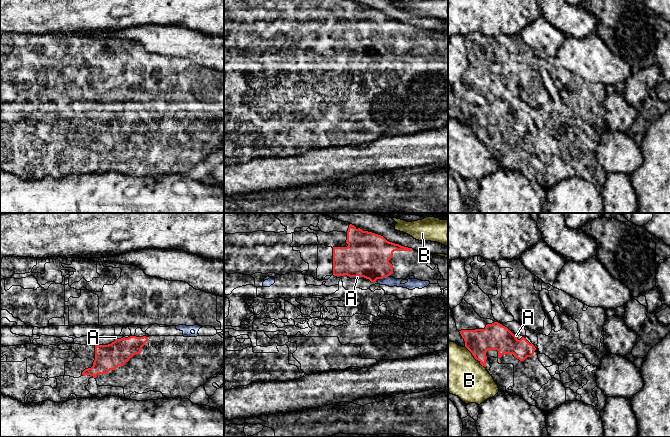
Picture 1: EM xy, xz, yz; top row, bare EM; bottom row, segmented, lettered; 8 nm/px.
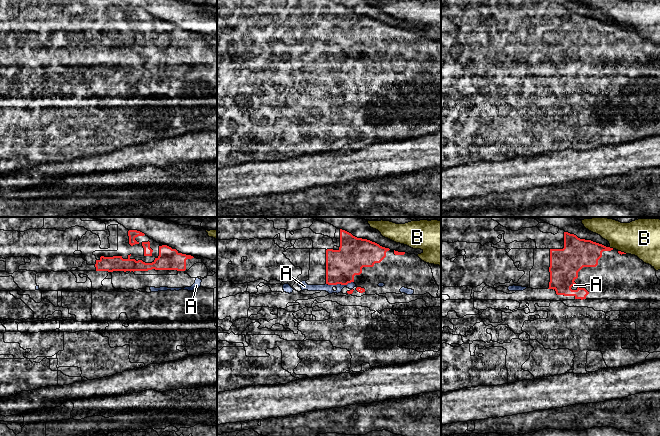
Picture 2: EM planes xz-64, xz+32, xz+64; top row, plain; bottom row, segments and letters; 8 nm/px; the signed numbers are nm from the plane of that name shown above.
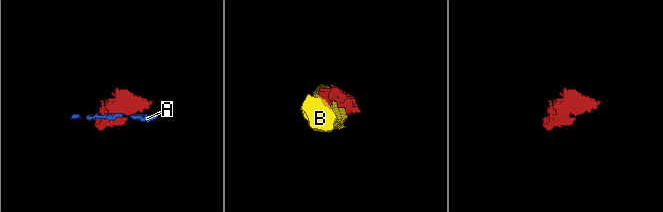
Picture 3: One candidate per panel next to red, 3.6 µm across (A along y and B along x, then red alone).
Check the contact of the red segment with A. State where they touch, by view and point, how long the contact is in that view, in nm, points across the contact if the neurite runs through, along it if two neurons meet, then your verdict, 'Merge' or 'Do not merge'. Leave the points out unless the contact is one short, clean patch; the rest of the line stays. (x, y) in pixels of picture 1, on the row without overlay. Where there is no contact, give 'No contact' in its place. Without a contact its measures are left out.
Touches red at xz (381, 54). Shared border 120 nm. Merge

